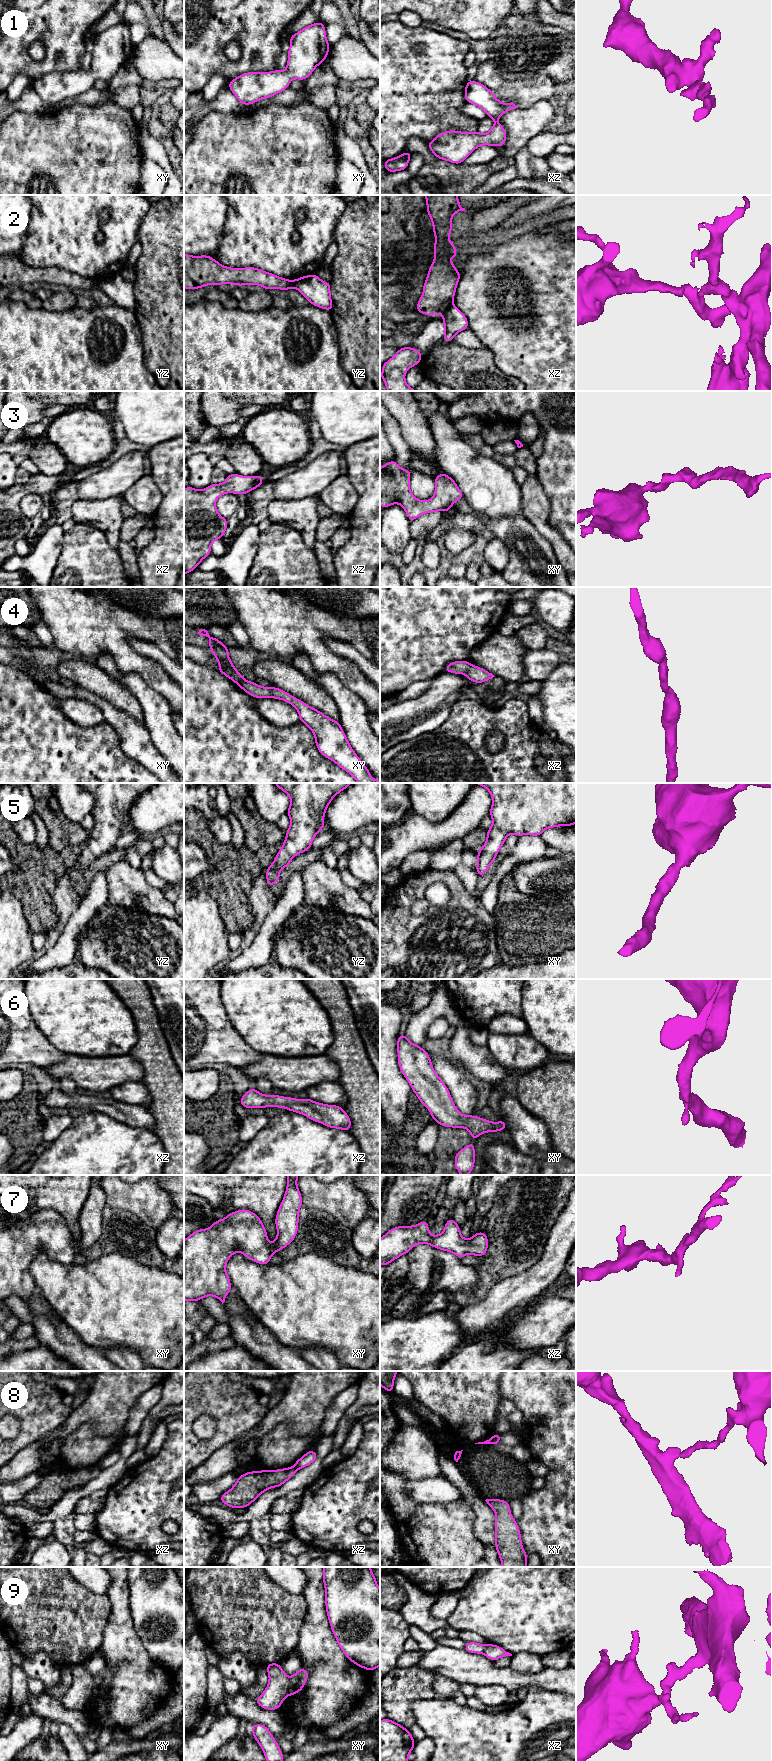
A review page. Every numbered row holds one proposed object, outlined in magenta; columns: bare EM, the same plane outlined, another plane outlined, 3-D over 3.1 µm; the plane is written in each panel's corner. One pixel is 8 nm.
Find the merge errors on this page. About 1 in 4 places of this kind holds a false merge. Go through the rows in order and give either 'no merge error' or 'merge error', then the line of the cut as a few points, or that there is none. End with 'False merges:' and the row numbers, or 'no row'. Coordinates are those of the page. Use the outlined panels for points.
1: no merge error; no cut
2: merge error; cut in xz along (452, 304), (442, 313)
3: no merge error; no cut
4: no merge error; no cut
5: no merge error; no cut
6: no merge error; no cut
7: no merge error; no cut
8: merge error; cut in xz along (292, 1467), (296, 1470)
9: merge error; cut in xy along (288, 1678), (291, 1694)
False merges: 2, 8, 9

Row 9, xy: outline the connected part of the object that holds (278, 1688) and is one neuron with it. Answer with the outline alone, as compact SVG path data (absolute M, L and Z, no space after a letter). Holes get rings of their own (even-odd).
M279 1663L267 1664L266 1669L269 1675L268 1685L255 1701L263 1709L278 1710L283 1700L291 1695L289 1677Z

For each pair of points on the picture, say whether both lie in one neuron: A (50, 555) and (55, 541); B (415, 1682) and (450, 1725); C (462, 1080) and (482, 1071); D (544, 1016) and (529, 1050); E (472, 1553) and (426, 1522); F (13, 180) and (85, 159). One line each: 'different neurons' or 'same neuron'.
A: same neuron
B: different neurons
C: different neurons
D: different neurons
E: same neuron
F: same neuron

